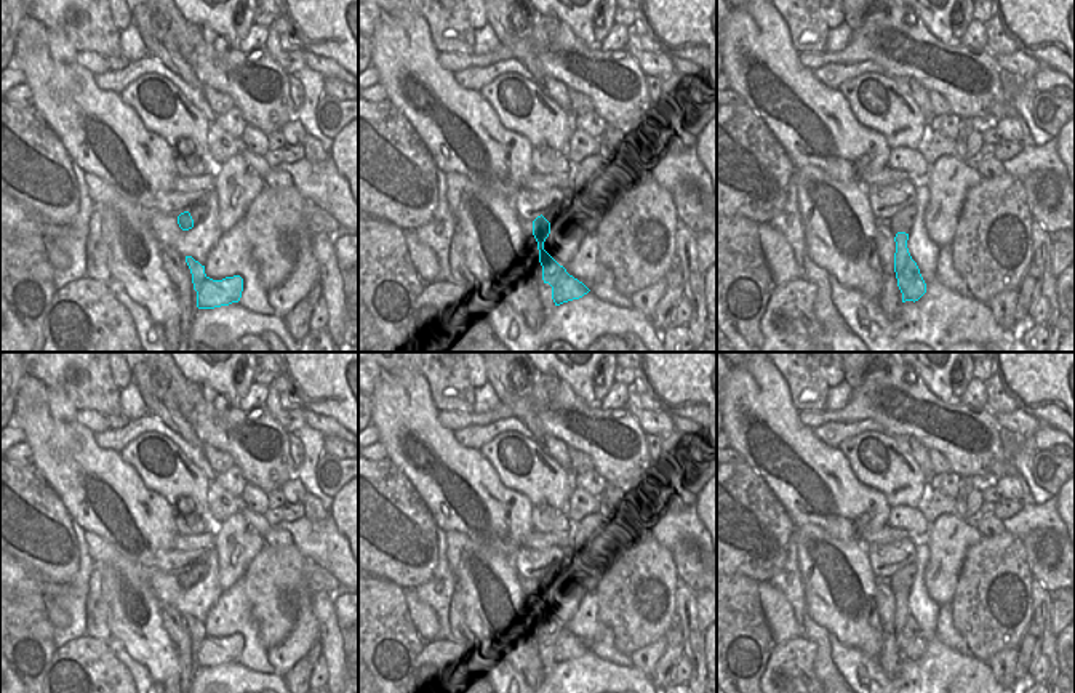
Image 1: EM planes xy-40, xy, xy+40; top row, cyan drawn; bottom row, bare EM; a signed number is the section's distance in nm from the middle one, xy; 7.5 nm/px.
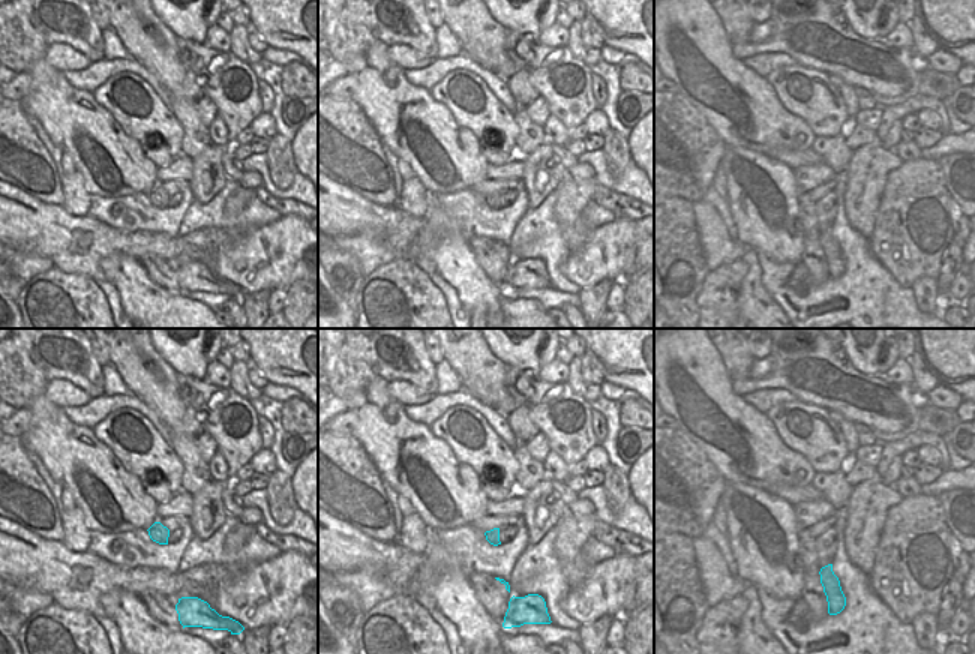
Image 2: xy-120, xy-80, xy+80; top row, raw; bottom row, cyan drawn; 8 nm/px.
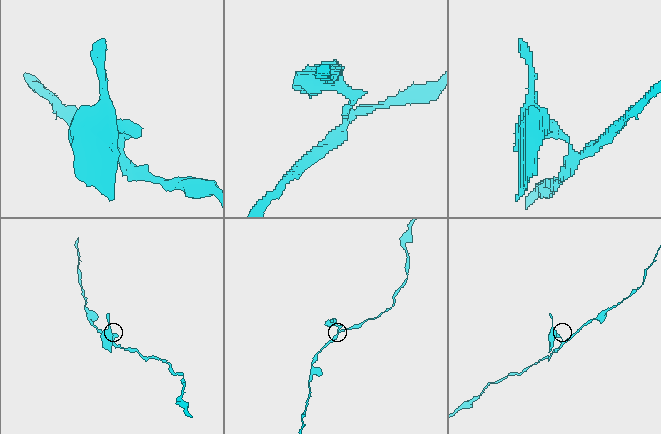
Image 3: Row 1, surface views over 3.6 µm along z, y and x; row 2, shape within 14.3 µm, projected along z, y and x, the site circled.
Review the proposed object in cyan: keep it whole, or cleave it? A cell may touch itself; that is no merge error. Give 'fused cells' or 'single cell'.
fused cells

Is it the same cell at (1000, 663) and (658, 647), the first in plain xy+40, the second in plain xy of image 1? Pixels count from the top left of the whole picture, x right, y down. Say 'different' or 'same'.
same

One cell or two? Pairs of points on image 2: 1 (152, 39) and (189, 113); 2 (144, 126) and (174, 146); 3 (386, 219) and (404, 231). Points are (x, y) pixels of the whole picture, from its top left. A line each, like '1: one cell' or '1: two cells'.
1: one cell
2: one cell
3: one cell

